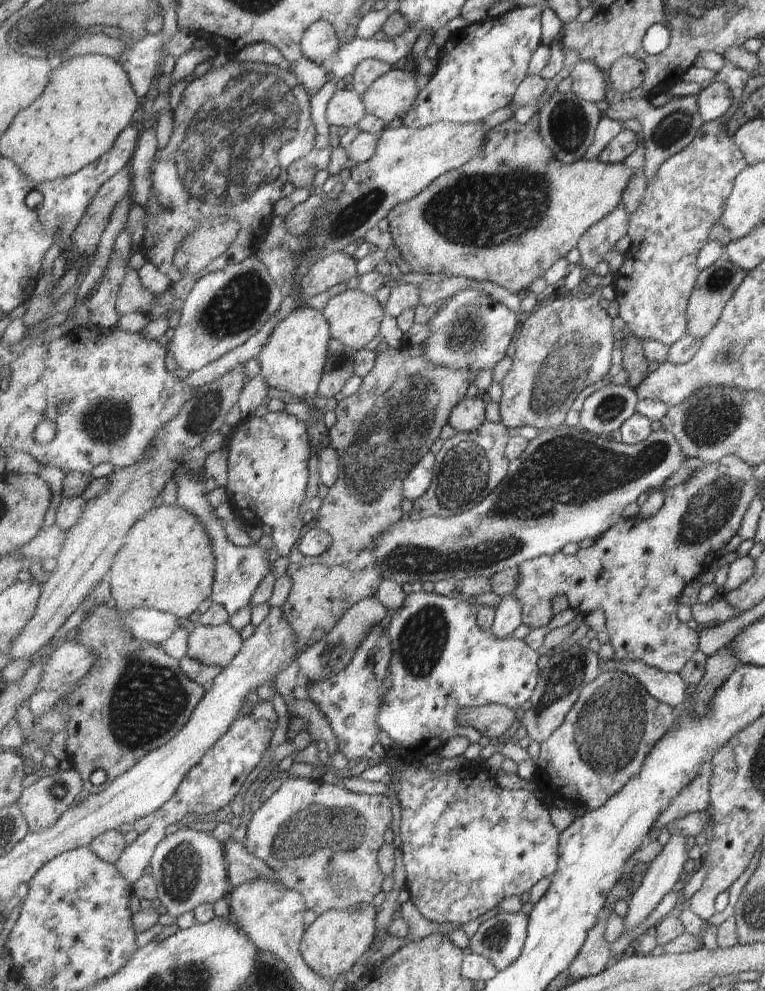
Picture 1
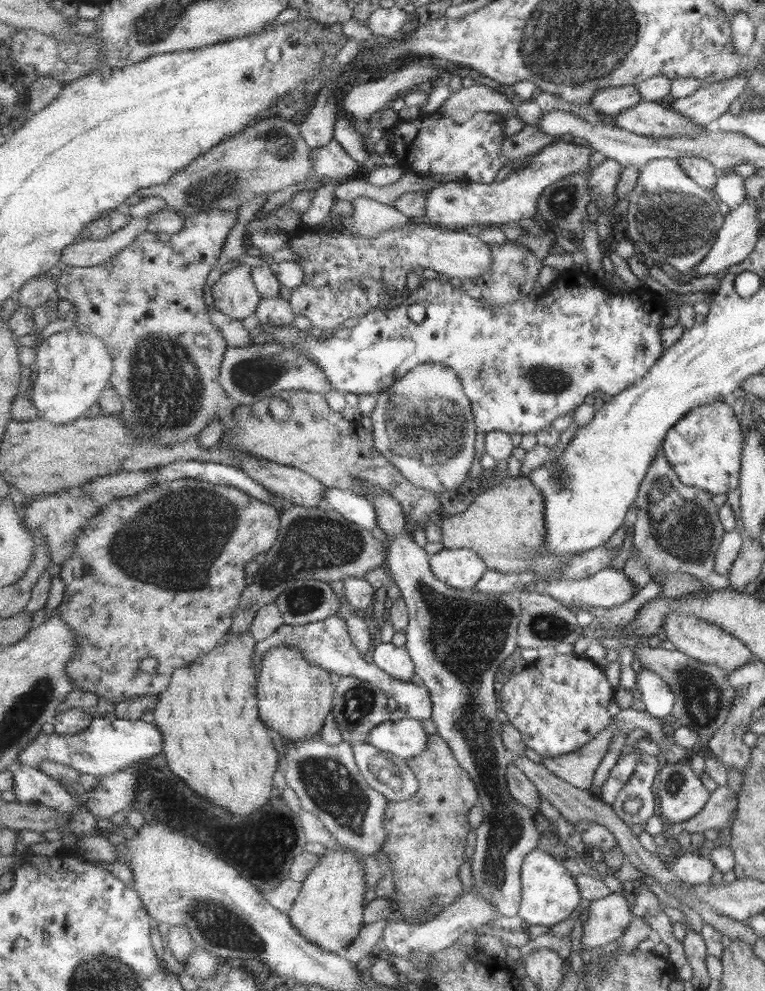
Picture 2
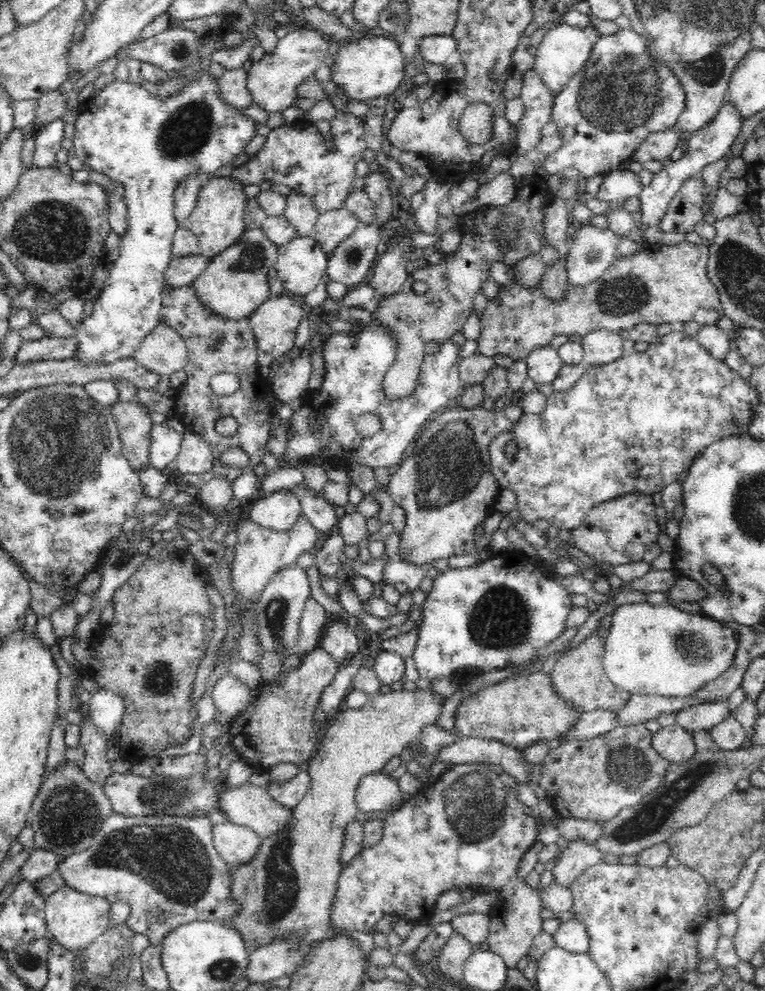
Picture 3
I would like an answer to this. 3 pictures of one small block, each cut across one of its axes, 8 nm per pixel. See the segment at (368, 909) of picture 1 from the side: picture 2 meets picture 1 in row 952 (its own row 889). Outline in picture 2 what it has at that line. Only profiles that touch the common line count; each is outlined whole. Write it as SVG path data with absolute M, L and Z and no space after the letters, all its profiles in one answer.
M330 841L329 848L319 865L309 873L303 883L299 898L289 912L291 923L301 930L311 942L330 952L342 953L354 944L364 926L365 870L359 852L345 848L337 841Z

